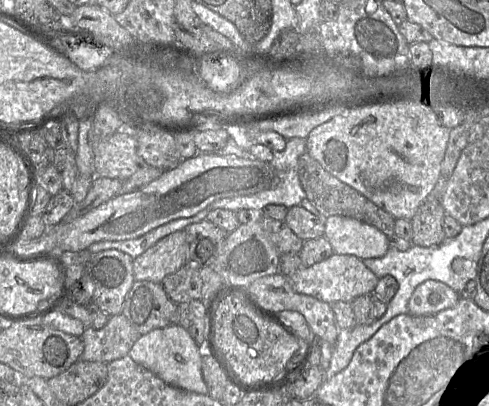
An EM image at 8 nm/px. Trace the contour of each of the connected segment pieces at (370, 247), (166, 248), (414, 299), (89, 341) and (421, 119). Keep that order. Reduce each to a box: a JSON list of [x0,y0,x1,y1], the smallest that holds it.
[[324,216,390,260],[133,230,187,283],[409,280,460,316],[80,313,141,364],[306,100,450,220]]

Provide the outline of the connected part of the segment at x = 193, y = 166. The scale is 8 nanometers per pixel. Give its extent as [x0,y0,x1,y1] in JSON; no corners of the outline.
[60,153,279,251]

